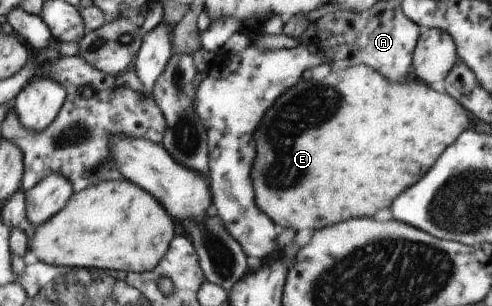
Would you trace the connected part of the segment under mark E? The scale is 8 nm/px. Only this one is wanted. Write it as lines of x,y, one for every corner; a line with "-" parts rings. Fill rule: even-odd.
364,64
348,66
346,69
330,72
329,75
325,75
319,81
308,77
296,85
297,87
289,87
289,91
285,91
285,95
281,95
281,103
277,103
277,107
273,107
273,111
269,111
269,115
265,115
265,123
261,123
261,127
257,127
257,131
252,132
253,139
257,139
257,167
253,167
253,183
257,183
257,200
255,203
261,203
260,211
268,216
277,228
287,229
287,227
291,227
293,232
306,227
312,230
321,230
333,226
333,223
343,221
343,219
367,218
367,215
371,217
376,211
387,209
389,203
393,203
391,199
397,199
405,189
413,186
423,177
433,167
436,159
445,149
456,142
455,137
459,137
465,129
463,107
455,99
451,103
451,97
446,92
433,91
428,84
419,83
419,81
392,83
392,81
385,80
379,72
375,72
371,66

